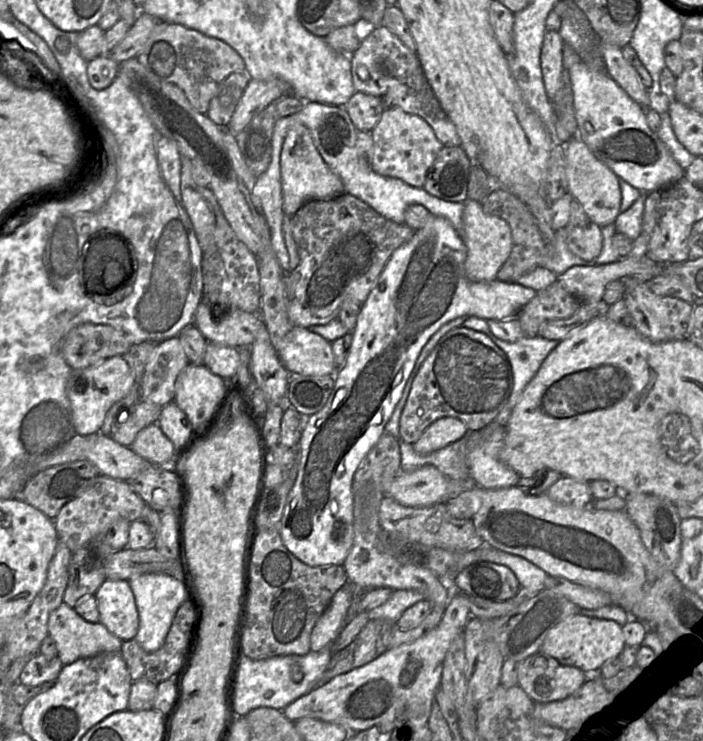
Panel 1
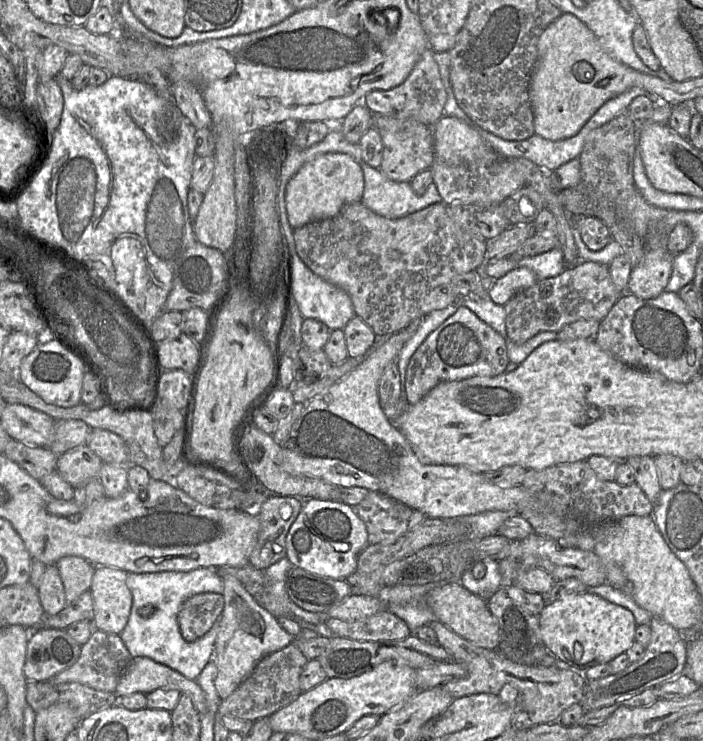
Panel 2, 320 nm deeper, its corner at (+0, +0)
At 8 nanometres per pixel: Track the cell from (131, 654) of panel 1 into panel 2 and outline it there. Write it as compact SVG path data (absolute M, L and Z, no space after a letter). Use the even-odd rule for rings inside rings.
M200 593L188 598L180 607L178 624L187 642L203 637L221 616L224 596L220 593Z

